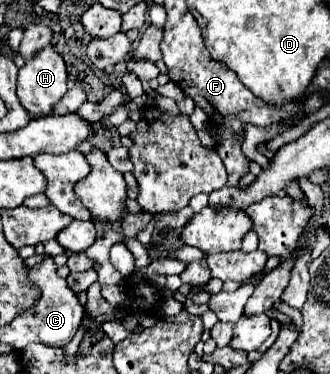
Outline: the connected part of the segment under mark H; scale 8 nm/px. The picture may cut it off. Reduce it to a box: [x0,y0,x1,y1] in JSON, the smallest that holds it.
[18,45,66,117]

